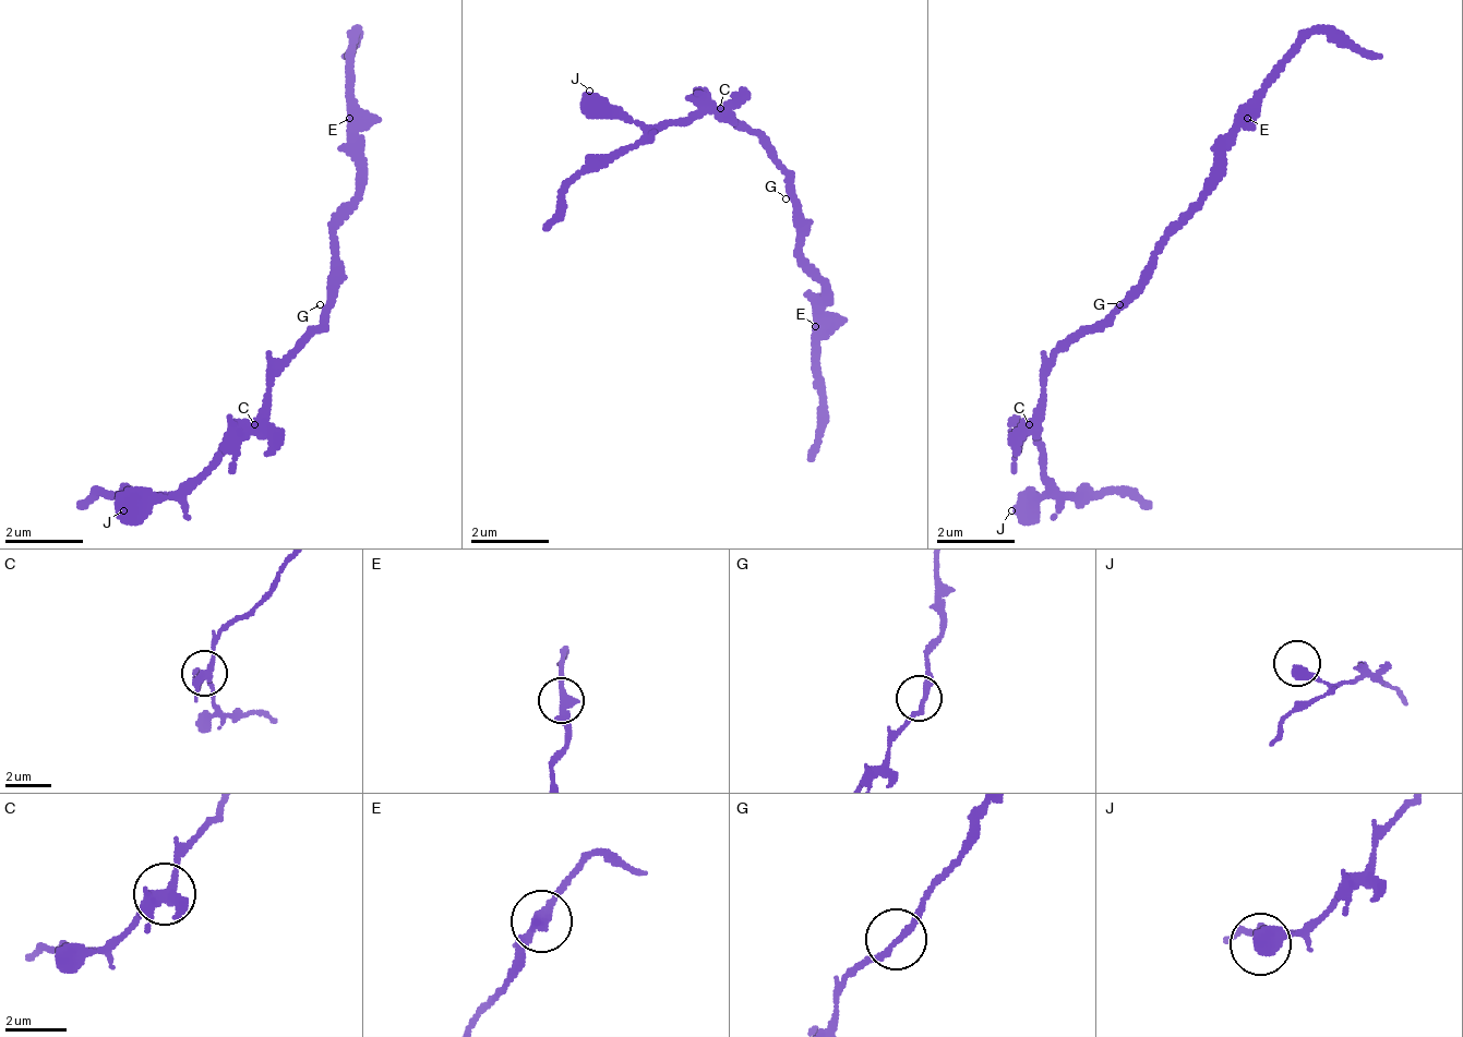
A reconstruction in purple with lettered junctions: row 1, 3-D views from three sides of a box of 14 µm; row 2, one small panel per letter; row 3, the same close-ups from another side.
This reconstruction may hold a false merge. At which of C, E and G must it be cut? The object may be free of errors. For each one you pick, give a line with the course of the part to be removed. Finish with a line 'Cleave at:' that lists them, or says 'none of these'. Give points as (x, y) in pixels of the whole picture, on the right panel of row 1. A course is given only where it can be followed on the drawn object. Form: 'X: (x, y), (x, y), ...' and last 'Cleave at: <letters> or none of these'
C: (1031, 422), (1060, 491), (1119, 491), (1149, 510)
Cleave at: C

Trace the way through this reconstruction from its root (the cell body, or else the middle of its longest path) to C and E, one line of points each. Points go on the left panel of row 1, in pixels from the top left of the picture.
C: (330, 304), (330, 314), (280, 363), (280, 373), (271, 383), (271, 402), (251, 422)
E: (330, 304), (330, 216), (359, 187), (359, 128), (349, 118)

